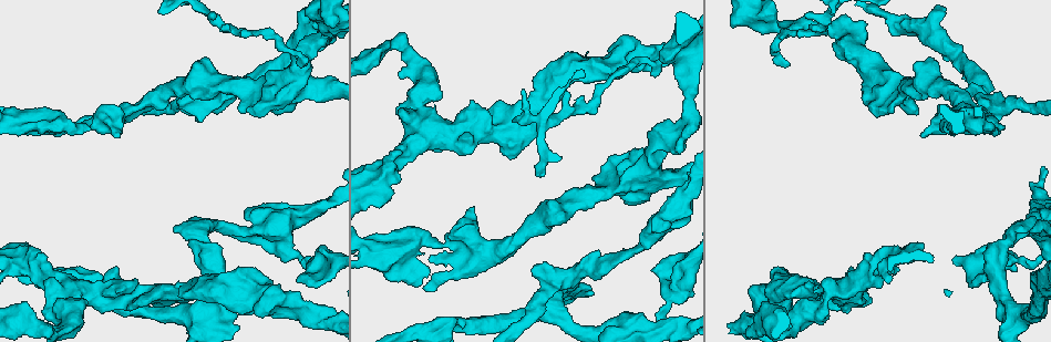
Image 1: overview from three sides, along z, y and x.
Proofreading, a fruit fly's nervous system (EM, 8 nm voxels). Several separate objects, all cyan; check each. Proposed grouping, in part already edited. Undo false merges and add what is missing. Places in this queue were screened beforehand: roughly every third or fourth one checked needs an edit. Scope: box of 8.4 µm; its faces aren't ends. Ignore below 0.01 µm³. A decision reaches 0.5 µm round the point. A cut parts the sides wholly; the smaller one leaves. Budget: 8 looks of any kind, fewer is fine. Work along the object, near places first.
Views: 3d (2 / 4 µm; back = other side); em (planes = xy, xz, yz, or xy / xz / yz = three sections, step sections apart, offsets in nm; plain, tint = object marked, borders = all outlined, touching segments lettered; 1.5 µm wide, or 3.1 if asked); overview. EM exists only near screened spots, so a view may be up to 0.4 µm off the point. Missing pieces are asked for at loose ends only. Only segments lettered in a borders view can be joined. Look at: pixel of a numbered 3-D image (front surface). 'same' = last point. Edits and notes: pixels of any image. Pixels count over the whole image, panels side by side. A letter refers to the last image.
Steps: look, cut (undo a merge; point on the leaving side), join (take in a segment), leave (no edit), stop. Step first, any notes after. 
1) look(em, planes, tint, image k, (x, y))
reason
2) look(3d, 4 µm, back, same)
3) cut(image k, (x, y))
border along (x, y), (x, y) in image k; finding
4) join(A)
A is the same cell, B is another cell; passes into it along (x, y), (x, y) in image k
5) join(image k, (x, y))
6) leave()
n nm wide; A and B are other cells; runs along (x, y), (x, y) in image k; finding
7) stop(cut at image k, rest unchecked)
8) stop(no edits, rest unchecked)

look(3d, 2 µm, image 1, (304, 66))
end of a long branch

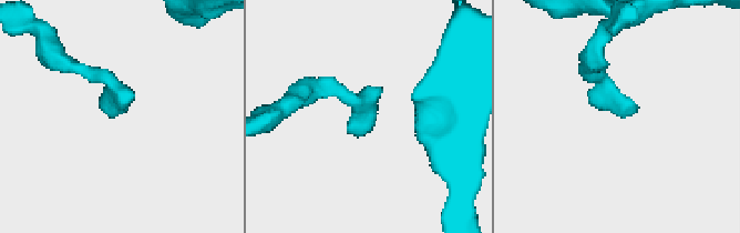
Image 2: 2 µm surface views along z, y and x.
look(em, yz, step 4, plain, image 2, (369, 130))

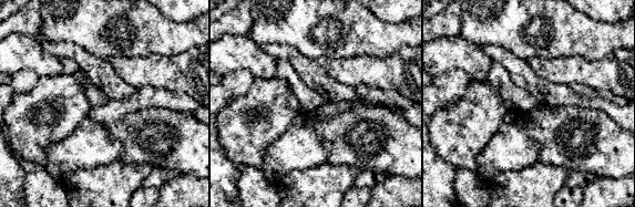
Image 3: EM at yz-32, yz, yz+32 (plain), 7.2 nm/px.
look(em, yz, step 4, borders, same)
what lies round it

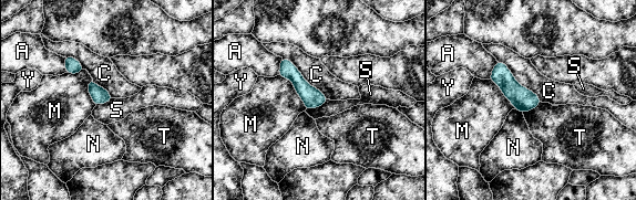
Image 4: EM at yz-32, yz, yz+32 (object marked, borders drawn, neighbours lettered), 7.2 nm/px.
leave()
120 nm wide; A, C, M, N, S, T and Y are other cells; border along (541, 102), (523, 113) in image 4; none of them fits

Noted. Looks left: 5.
look(em, planes, borders, image 1, (980, 101))
an open end

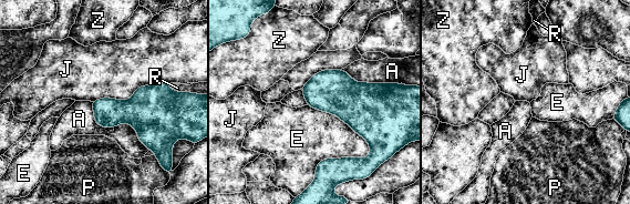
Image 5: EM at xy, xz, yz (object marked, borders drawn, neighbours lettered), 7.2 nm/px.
leave()
A, E, J, P, R and Z are other cells; border along (91, 102), (151, 150) in image 5; none of them fits

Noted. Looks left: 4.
look(em, xy, step 4, borders, image 1, (90, 126))
closes a loop

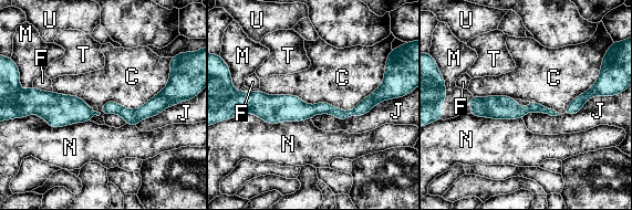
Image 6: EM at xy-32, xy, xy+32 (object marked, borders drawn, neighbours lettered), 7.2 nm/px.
leave()
C touches over 850 nm; C, F, J, M, N, T and U are other cells; continuous, no second neuron

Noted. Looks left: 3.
stop(no edits, rest unchecked)

